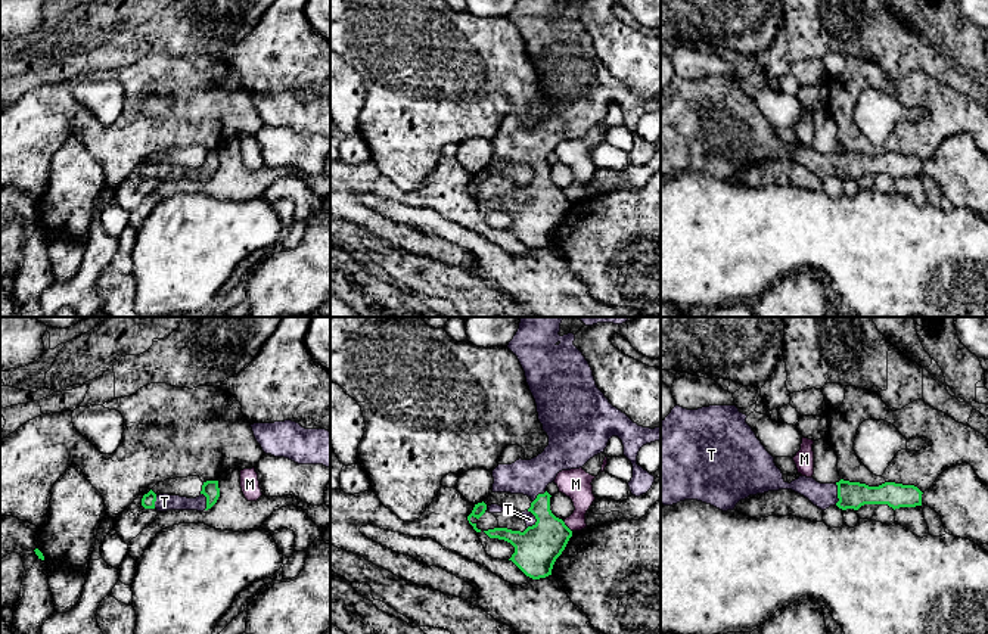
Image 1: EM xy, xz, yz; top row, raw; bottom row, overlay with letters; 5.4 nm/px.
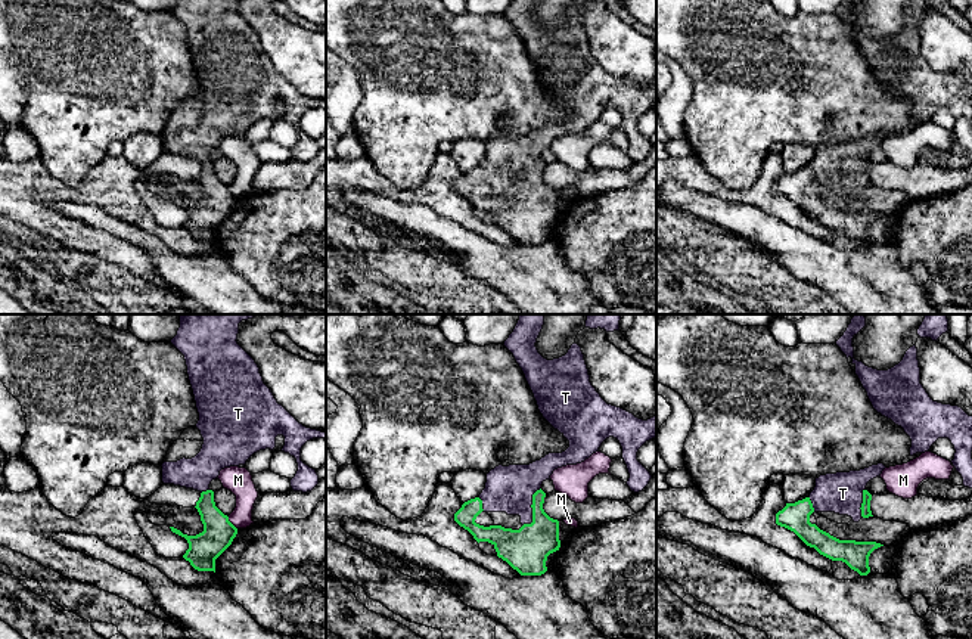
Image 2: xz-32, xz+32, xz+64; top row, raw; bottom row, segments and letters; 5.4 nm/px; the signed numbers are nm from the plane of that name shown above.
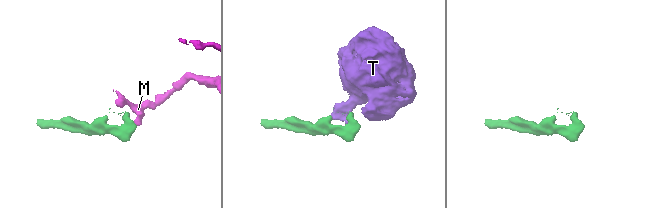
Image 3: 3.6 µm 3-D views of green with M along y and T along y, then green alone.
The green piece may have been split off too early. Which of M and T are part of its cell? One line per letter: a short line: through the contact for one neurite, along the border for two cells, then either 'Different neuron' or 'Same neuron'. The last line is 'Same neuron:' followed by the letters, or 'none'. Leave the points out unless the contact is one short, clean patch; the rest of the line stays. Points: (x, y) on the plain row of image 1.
M: Line: xz (562, 190), (571, 201). Different neuron
T: Line: xz (536, 218), (536, 187), (530, 189). Same neuron
Same neuron: T

